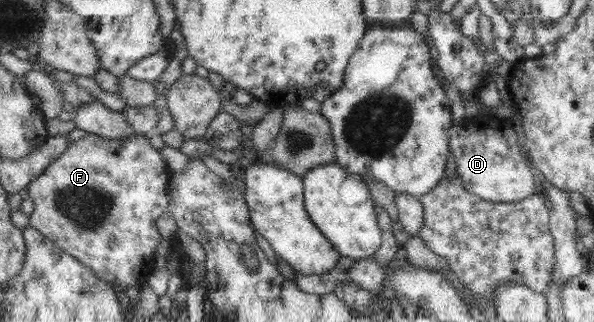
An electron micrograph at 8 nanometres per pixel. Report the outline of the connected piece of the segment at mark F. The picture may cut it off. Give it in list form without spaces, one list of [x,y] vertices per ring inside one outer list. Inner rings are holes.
[[[88,133],[87,136],[81,137],[76,141],[69,143],[69,148],[56,158],[49,167],[43,172],[43,175],[34,179],[27,192],[29,199],[35,203],[35,209],[30,216],[30,226],[40,231],[46,238],[52,239],[64,252],[73,255],[79,262],[85,263],[99,278],[105,279],[109,284],[116,282],[126,288],[131,286],[141,287],[147,281],[147,278],[153,274],[153,270],[160,266],[161,261],[155,256],[155,251],[159,242],[162,240],[161,232],[157,228],[157,220],[161,214],[167,214],[172,198],[170,194],[171,173],[161,156],[159,149],[155,148],[150,138],[141,133],[136,133],[134,136],[127,136],[121,140],[111,140],[93,133]]]

